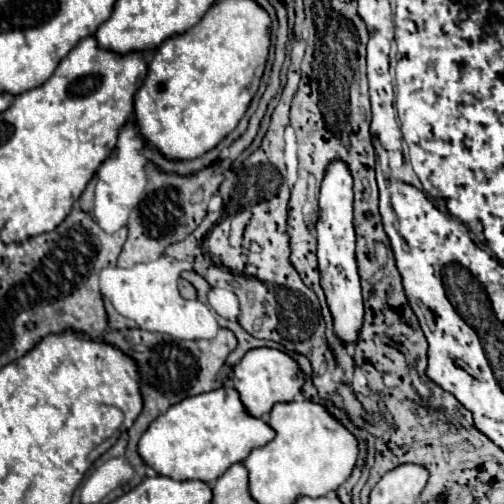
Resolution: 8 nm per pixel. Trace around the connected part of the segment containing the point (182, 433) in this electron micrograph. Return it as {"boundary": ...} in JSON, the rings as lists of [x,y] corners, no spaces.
{"boundary":[[[217,388],[171,406],[151,422],[151,428],[143,432],[137,448],[145,464],[159,476],[213,484],[231,464],[243,462],[253,448],[261,448],[273,438],[275,432],[265,420],[245,412],[235,388]]]}

